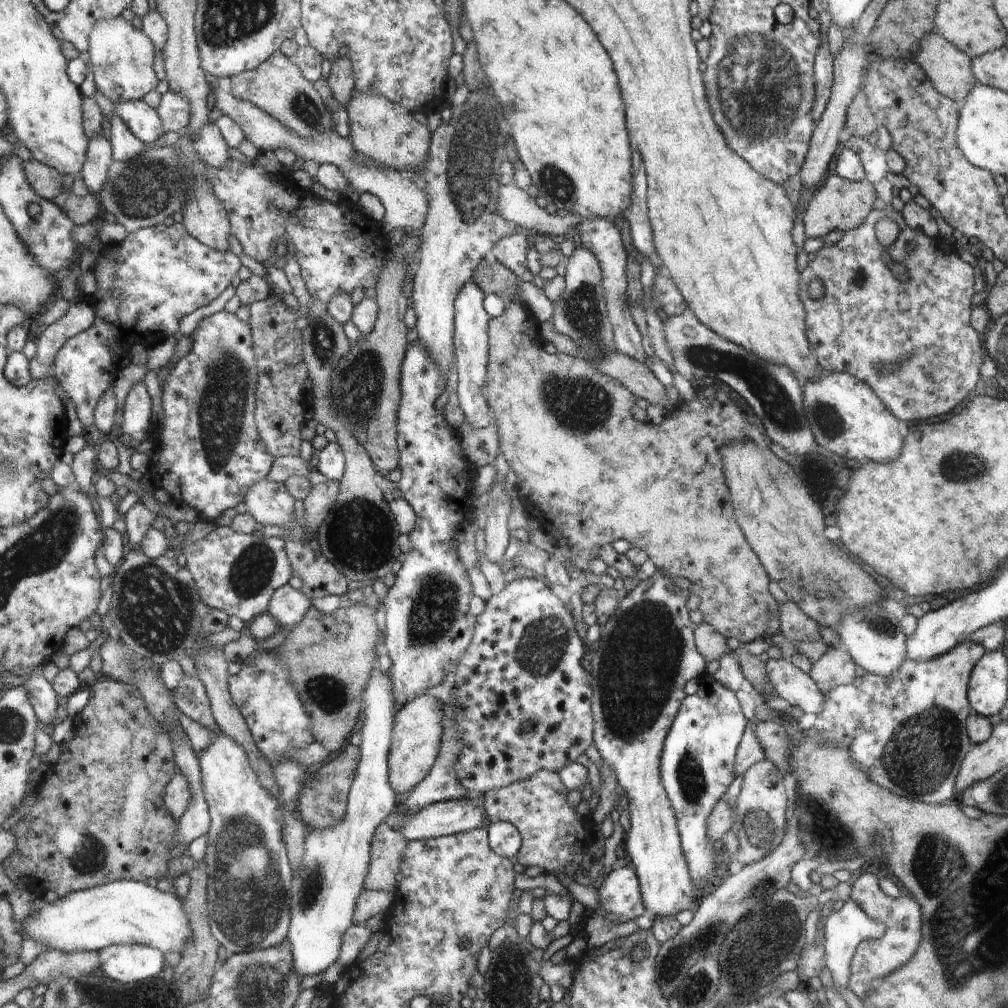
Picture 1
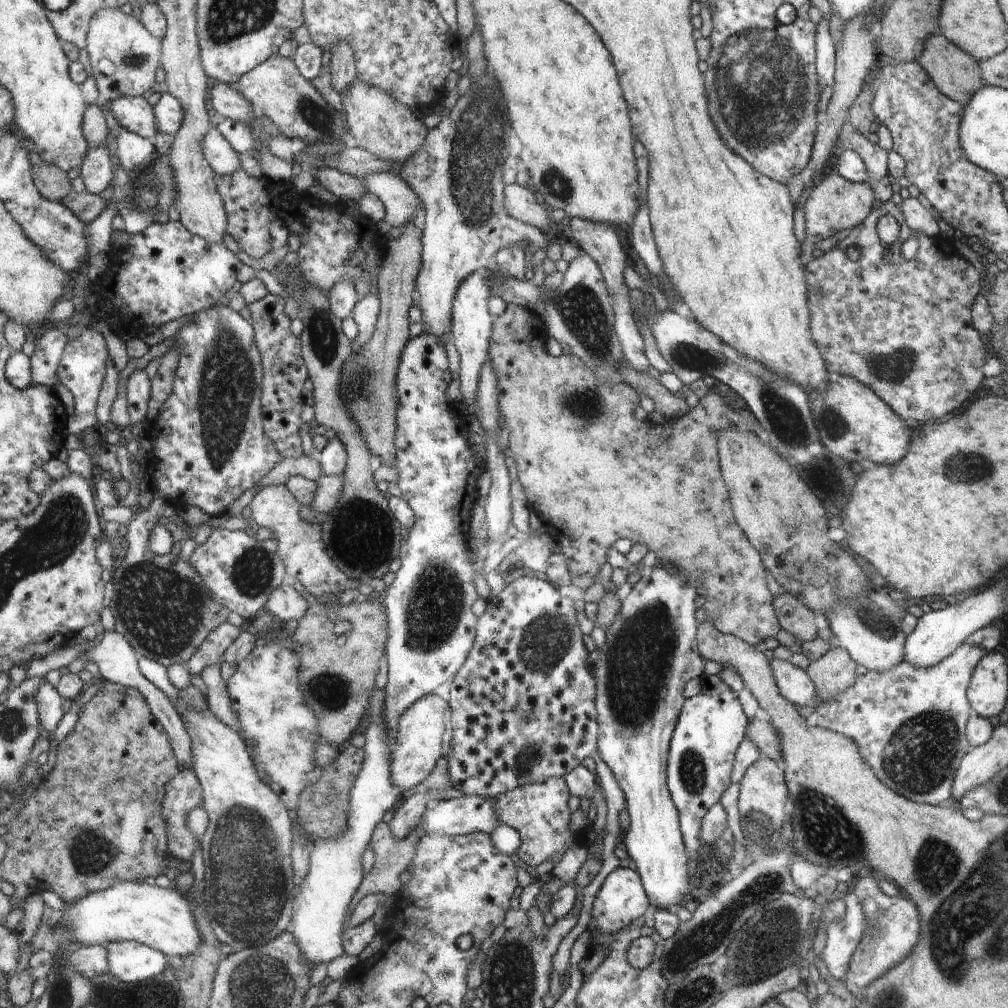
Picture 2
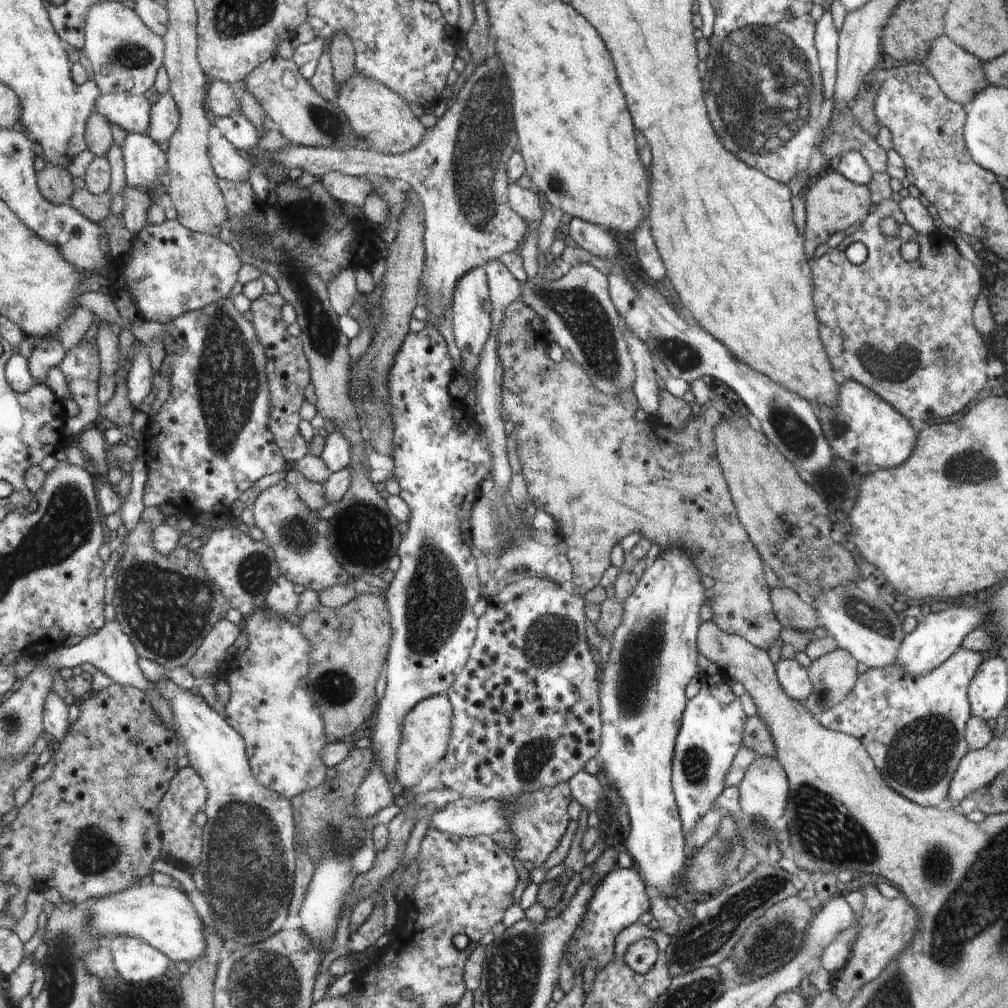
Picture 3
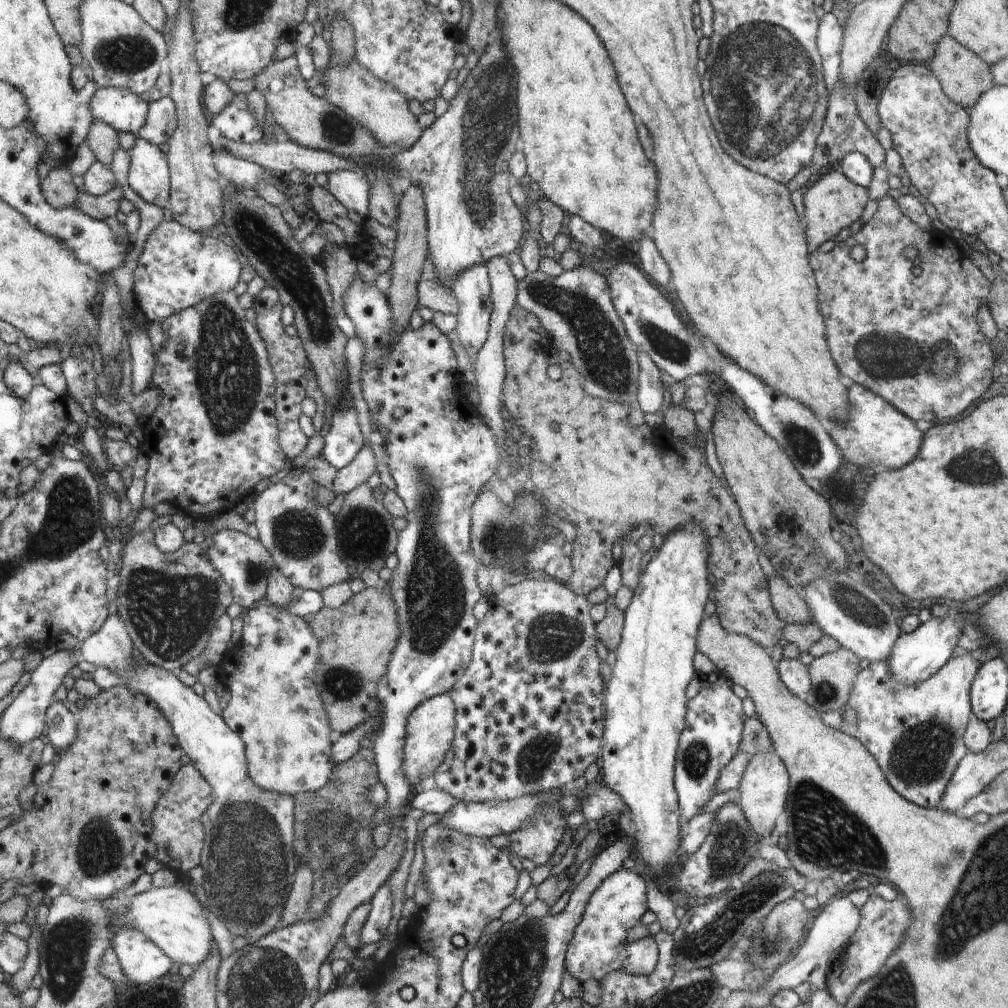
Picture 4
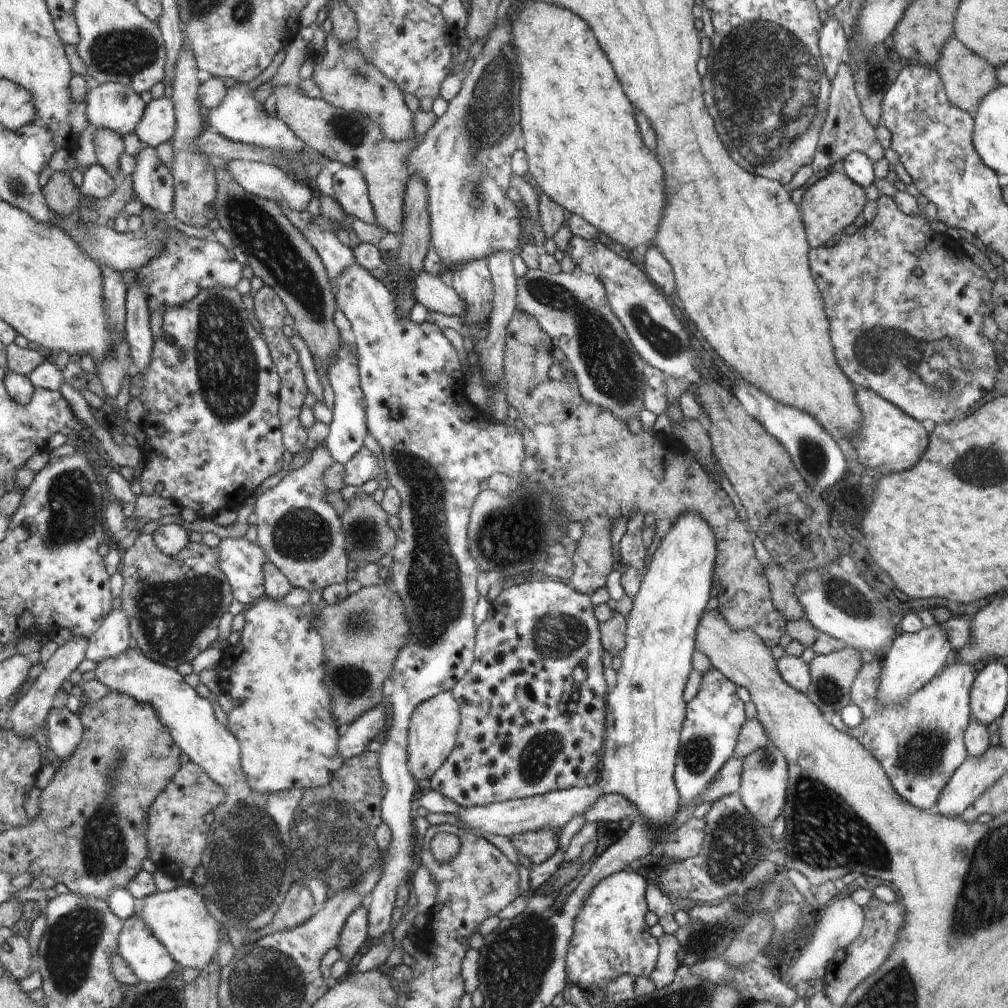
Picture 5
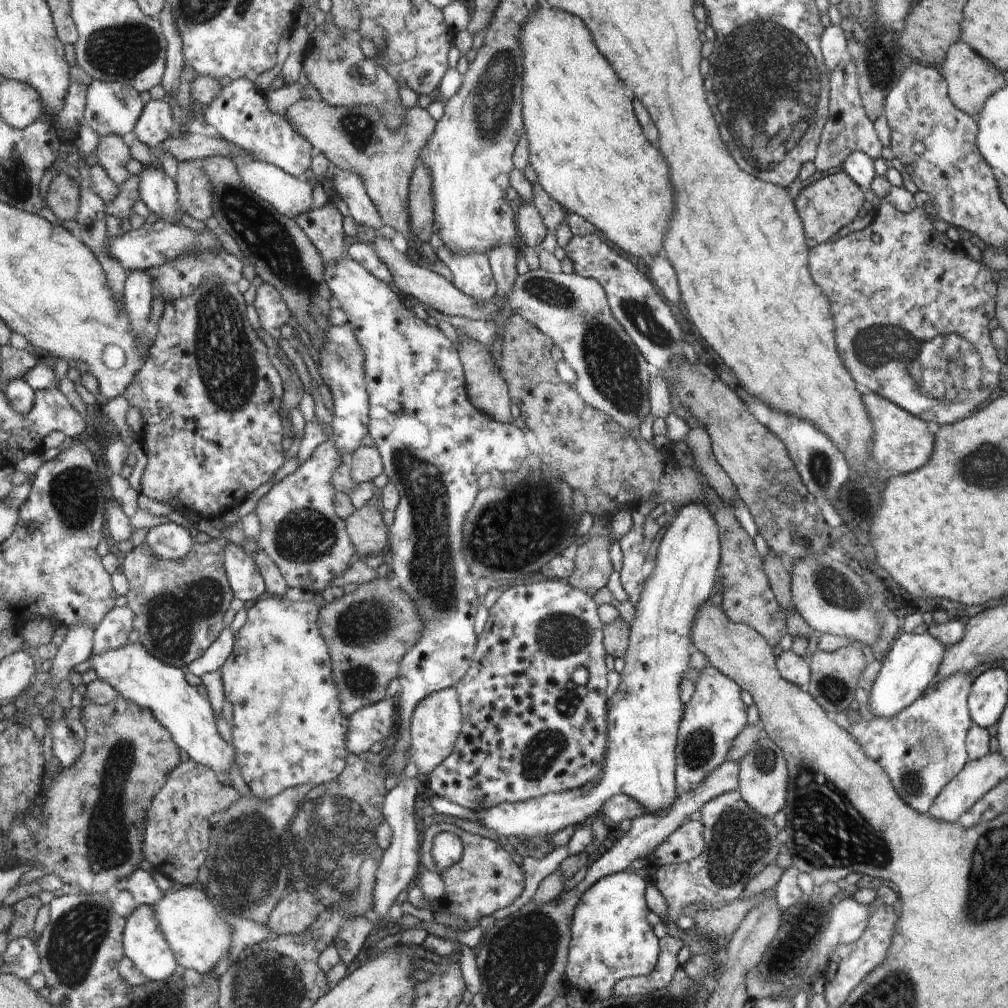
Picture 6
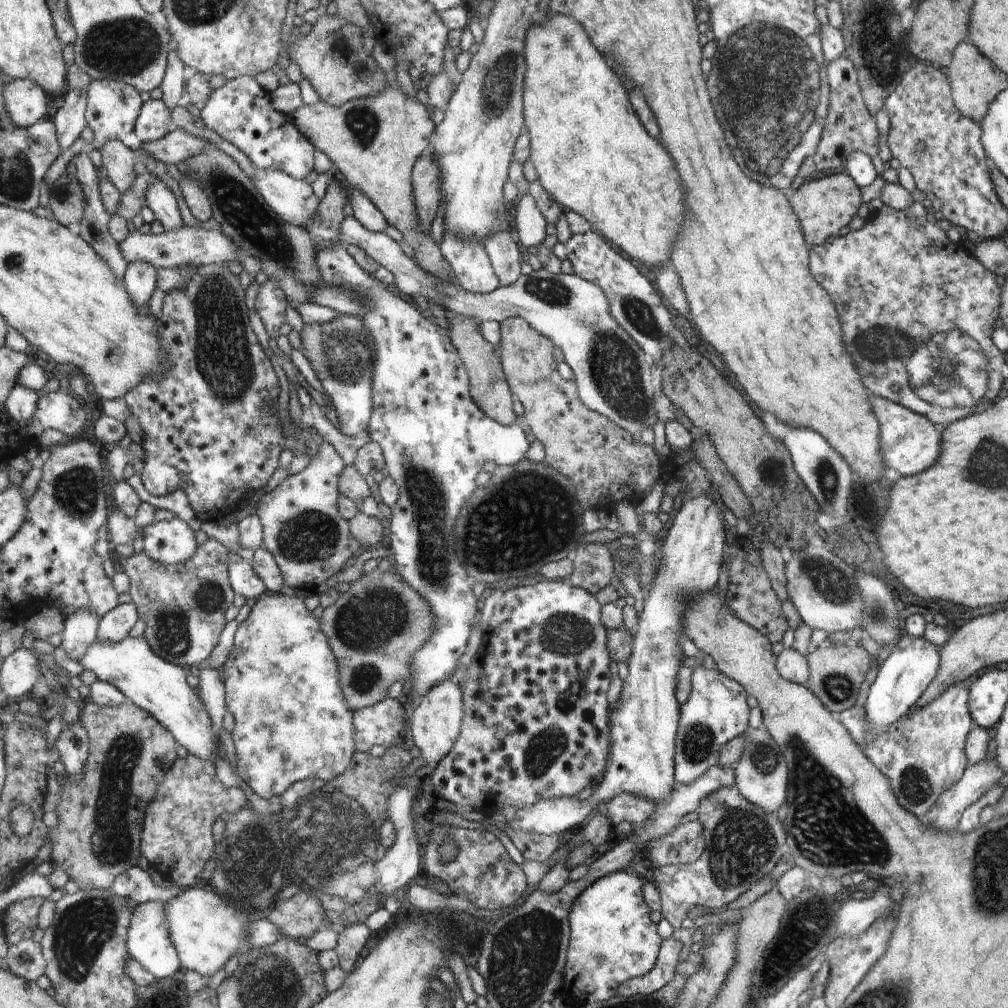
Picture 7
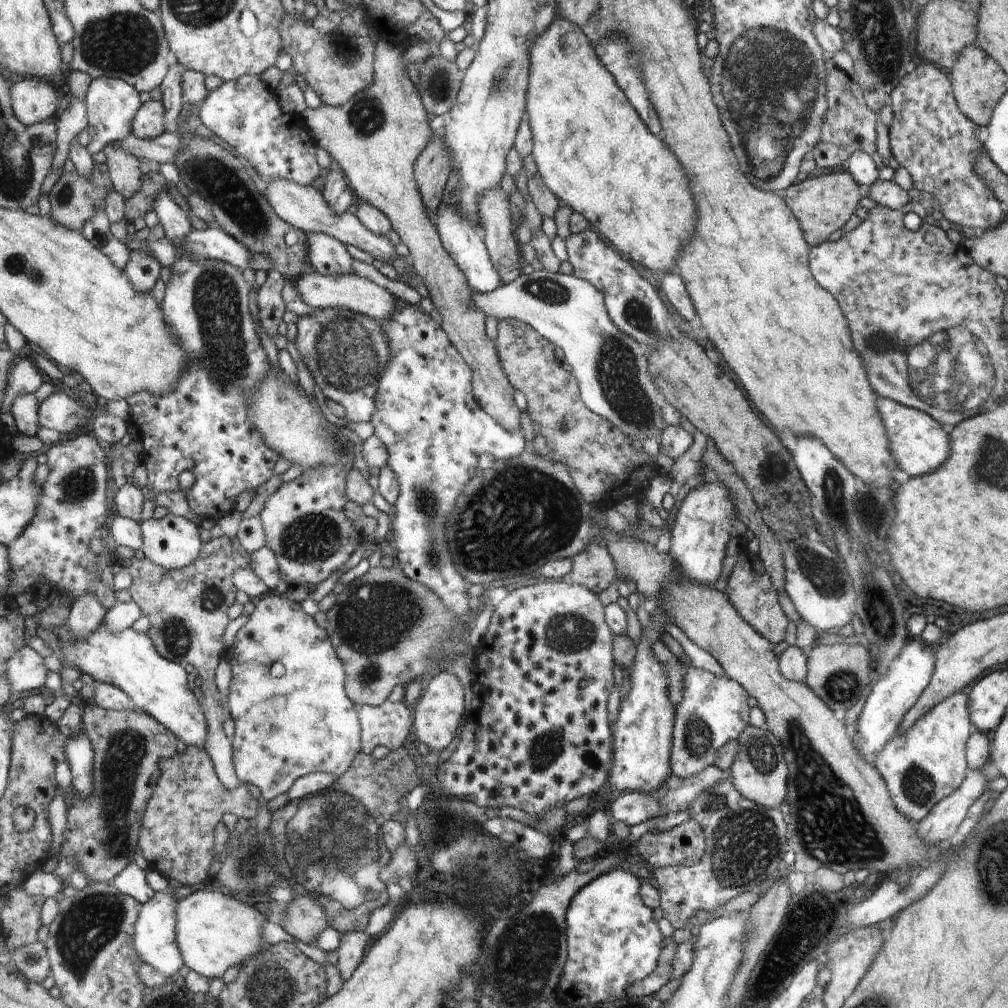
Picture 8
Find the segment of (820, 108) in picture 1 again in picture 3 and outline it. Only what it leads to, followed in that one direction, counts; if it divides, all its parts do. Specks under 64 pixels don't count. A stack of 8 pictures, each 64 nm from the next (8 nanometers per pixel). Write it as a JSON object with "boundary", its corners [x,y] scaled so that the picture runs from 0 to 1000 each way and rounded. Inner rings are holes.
{"boundary":[[[824,11],[816,12],[810,23],[810,48],[813,56],[813,69],[817,81],[817,97],[826,97],[828,81],[830,78],[830,50],[832,43],[832,30],[825,20]]]}

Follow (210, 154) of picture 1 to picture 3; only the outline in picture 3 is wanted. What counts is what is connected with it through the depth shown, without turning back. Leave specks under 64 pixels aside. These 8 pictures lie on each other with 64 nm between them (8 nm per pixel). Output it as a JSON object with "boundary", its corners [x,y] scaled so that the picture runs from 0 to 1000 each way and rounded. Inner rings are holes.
{"boundary":[[[221,135],[215,143],[209,145],[210,161],[219,178],[246,180],[248,167],[252,164],[235,148],[226,136]]]}

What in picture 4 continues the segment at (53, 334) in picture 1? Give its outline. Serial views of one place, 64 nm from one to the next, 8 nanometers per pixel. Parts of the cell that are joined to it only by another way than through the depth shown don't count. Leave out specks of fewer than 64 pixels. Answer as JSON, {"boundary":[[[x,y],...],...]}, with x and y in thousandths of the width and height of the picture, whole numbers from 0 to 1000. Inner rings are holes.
{"boundary":[[[18,341],[9,343],[11,356],[13,359],[21,360],[35,373],[40,373],[45,363],[53,361],[62,361],[60,353],[60,344],[57,342],[36,342],[33,341],[31,348],[24,349]]]}

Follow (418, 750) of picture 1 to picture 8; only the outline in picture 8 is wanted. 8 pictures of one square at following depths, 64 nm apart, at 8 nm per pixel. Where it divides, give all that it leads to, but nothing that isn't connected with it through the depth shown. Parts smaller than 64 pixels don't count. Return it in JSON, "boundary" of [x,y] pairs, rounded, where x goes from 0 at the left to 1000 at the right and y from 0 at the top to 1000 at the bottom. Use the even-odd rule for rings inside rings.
{"boundary":[[[439,664],[429,671],[421,690],[415,694],[415,699],[409,703],[411,713],[411,729],[419,740],[421,746],[438,746],[442,742],[450,730],[452,723],[459,714],[460,707],[460,683],[458,677],[450,670],[447,664]]]}

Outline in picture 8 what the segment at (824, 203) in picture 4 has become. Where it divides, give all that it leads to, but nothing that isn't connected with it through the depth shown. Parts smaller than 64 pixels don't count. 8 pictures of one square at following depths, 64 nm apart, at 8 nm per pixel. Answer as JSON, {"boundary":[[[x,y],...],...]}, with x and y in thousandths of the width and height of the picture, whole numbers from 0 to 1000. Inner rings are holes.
{"boundary":[[[825,171],[808,177],[801,176],[793,183],[782,186],[778,192],[778,198],[783,202],[785,209],[797,223],[798,234],[802,242],[812,245],[825,230],[843,218],[843,214],[849,210],[849,204],[853,200],[853,185],[845,179],[844,173],[838,171]]]}

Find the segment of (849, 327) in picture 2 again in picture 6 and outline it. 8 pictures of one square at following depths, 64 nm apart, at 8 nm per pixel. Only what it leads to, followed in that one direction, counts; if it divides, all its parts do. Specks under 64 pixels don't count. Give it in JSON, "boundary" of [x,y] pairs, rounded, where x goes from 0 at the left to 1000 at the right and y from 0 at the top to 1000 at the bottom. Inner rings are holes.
{"boundary":[[[873,196],[873,202],[866,212],[863,224],[852,230],[838,231],[829,239],[821,239],[820,242],[812,242],[806,246],[806,278],[815,286],[817,294],[825,300],[825,312],[829,321],[829,341],[833,341],[833,353],[837,353],[836,361],[841,370],[847,375],[854,388],[865,389],[883,397],[905,413],[927,419],[932,422],[948,420],[950,417],[960,415],[972,403],[978,395],[988,387],[990,379],[980,379],[980,373],[990,373],[994,361],[990,355],[990,349],[986,341],[982,339],[982,323],[980,319],[986,315],[988,305],[988,282],[984,278],[984,270],[974,260],[968,260],[956,252],[956,246],[952,240],[948,242],[935,242],[937,248],[931,250],[931,228],[927,228],[925,220],[919,214],[919,208],[907,206],[907,209],[893,211],[879,196]]]}

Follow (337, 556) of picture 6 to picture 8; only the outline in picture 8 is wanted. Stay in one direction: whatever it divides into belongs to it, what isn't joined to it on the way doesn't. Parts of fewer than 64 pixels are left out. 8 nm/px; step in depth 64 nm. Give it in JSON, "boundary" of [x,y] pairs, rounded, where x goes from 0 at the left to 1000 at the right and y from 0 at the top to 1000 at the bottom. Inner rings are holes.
{"boundary":[[[333,458],[331,463],[318,463],[317,465],[303,466],[293,476],[285,480],[278,481],[270,492],[264,496],[257,513],[263,530],[263,543],[270,546],[279,575],[284,579],[298,581],[298,579],[308,579],[313,581],[319,575],[323,575],[331,565],[335,565],[351,548],[351,538],[353,544],[359,538],[359,532],[353,528],[352,520],[344,512],[344,466],[337,459]]]}

